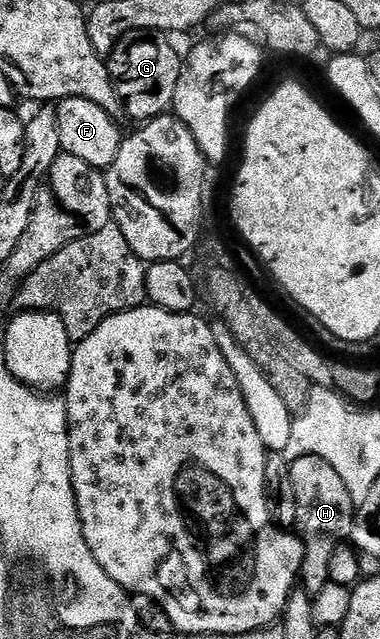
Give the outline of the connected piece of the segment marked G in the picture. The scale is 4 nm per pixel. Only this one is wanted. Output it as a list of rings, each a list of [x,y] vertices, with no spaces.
[[[137,28],[122,36],[106,57],[107,73],[111,75],[117,98],[123,104],[124,113],[139,120],[135,122],[146,122],[164,115],[174,105],[183,60],[167,40],[170,39],[164,33]]]

